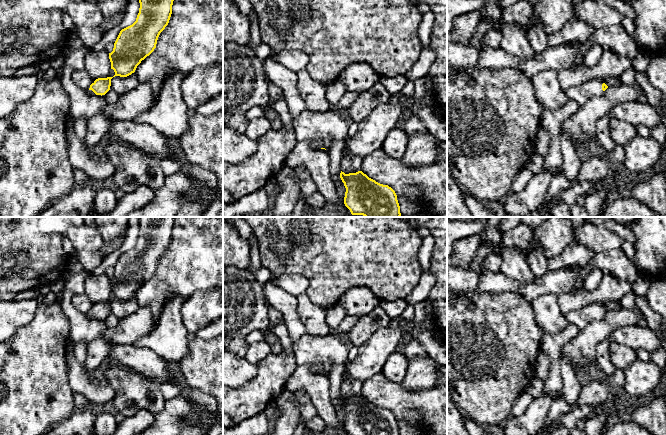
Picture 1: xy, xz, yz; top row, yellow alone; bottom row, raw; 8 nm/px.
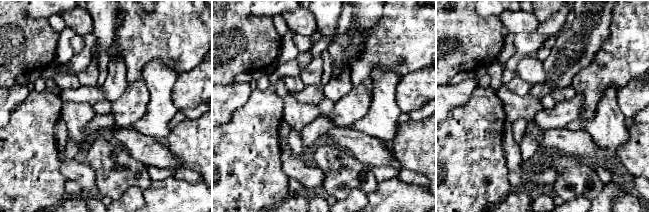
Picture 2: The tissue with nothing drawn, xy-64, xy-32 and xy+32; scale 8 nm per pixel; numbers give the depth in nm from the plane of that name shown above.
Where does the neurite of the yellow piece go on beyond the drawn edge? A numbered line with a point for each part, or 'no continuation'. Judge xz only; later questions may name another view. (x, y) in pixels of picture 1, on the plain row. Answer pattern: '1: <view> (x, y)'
1: xz (320, 353)

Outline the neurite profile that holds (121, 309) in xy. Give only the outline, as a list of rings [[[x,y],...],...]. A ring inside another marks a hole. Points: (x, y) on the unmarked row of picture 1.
[[[135,296],[127,301],[115,300],[111,303],[111,313],[120,320],[135,313],[138,309],[139,305]]]

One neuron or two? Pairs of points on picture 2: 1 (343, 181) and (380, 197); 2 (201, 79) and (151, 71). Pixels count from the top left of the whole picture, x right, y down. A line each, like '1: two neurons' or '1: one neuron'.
1: two neurons
2: two neurons

